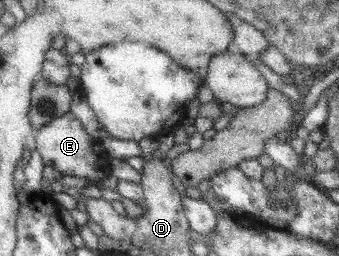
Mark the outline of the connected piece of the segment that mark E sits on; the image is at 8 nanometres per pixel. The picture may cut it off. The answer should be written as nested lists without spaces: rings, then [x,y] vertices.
[[[71,112],[54,118],[46,126],[36,129],[37,146],[34,148],[40,154],[42,164],[51,166],[65,176],[83,178],[89,182],[102,180],[109,174],[109,156],[103,150],[99,139],[85,132],[83,125]]]

